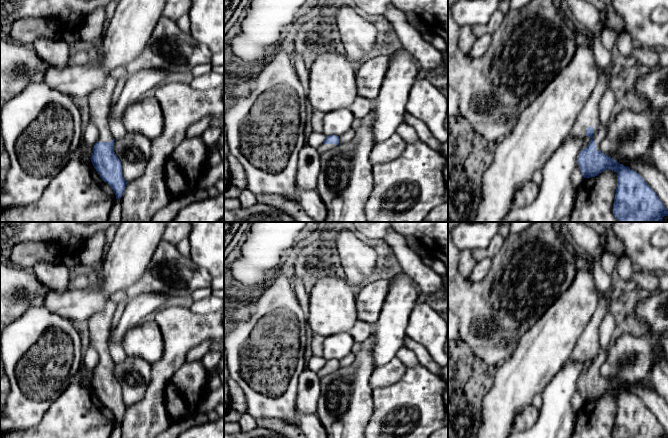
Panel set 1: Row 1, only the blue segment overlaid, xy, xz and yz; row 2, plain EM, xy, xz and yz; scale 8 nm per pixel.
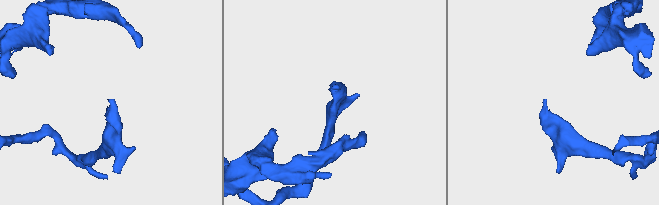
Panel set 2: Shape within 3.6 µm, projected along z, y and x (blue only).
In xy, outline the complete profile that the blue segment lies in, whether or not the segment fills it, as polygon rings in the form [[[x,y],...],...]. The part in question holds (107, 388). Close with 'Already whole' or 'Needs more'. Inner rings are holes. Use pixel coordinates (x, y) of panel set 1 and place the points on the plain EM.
[[[109,300],[104,309],[89,320],[90,344],[97,351],[99,362],[93,371],[91,386],[114,415],[116,423],[124,417],[127,406],[122,398],[122,388],[114,376],[114,362],[109,354],[108,338],[116,304]]]. Needs more

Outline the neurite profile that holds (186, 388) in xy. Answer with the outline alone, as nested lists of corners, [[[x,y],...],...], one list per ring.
[[[200,360],[187,362],[174,373],[165,388],[165,408],[170,421],[177,423],[192,416],[204,400],[210,371]]]

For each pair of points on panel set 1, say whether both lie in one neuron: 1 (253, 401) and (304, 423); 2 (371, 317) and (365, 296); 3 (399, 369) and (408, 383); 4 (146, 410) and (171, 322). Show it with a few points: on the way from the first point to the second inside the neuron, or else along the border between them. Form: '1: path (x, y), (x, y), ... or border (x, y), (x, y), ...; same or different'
1: border (296, 413), (298, 424); different
2: path (371, 312), (369, 310), (369, 301); same
3: border (407, 367), (404, 374), (397, 381), (382, 386); different
4: path (156, 388), (161, 371), (171, 361), (171, 344); same

